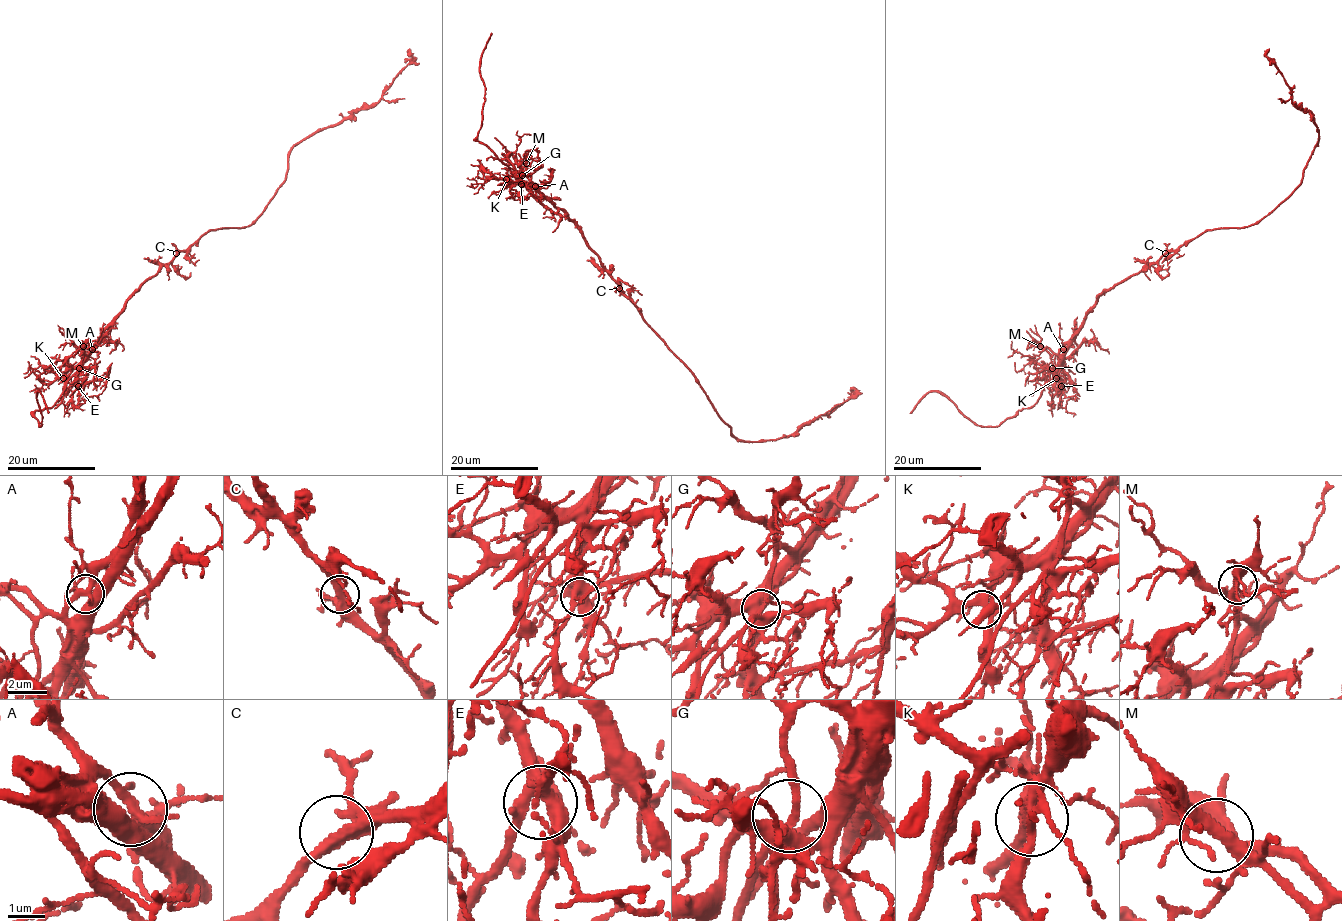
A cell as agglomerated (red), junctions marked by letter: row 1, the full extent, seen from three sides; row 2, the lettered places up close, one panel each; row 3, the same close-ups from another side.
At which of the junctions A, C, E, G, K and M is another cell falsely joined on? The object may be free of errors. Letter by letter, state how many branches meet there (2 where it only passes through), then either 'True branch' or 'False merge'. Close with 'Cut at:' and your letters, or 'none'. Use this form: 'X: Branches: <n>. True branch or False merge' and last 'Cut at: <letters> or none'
A: Branches: 6. True branch
C: Branches: 4. True branch
E: Branches: 5. True branch
G: Branches: 7. True branch
K: Branches: 5. True branch
M: Branches: 5. True branch
Cut at: none

